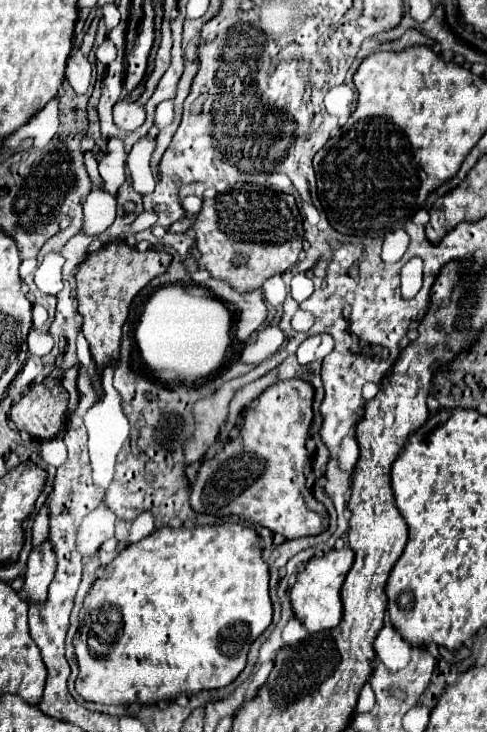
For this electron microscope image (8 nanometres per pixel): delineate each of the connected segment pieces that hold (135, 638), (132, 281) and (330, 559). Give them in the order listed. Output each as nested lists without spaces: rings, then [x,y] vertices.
[[[236,523],[230,525],[204,525],[204,527],[160,527],[146,539],[128,545],[110,565],[106,565],[102,577],[90,587],[82,611],[80,611],[80,627],[74,637],[76,661],[80,667],[76,679],[76,691],[86,701],[96,701],[104,705],[120,705],[120,703],[158,703],[158,701],[174,701],[178,693],[198,693],[202,689],[218,689],[232,683],[246,665],[246,655],[252,641],[266,631],[272,623],[272,603],[268,597],[268,579],[270,569],[262,559],[260,537],[252,527],[242,527]]]
[[[114,241],[110,245],[104,245],[98,253],[88,255],[86,261],[78,265],[78,273],[76,273],[78,313],[84,317],[82,333],[90,343],[90,351],[96,361],[96,369],[100,377],[104,375],[104,369],[110,363],[116,363],[120,359],[122,327],[128,319],[128,309],[134,297],[154,277],[166,273],[168,265],[170,265],[168,253],[158,253],[152,249],[140,253],[134,247],[126,245],[124,241]]]
[[[346,545],[340,551],[332,549],[326,555],[312,557],[304,571],[298,573],[294,587],[290,589],[290,603],[296,619],[308,629],[308,631],[324,631],[332,629],[342,619],[342,601],[340,601],[340,587],[344,583],[346,573],[350,571],[354,561],[352,549]]]

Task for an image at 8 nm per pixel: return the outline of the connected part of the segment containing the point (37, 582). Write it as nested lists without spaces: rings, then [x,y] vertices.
[[[46,541],[40,549],[34,549],[30,553],[28,565],[26,565],[26,581],[24,581],[24,597],[34,603],[34,605],[42,605],[46,603],[48,597],[48,585],[54,577],[54,567],[56,567],[56,559],[52,553],[50,543]]]

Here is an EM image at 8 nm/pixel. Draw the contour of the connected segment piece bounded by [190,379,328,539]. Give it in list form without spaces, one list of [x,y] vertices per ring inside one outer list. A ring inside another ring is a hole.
[[[302,379],[292,381],[278,381],[272,387],[264,389],[262,395],[248,407],[244,425],[240,435],[226,443],[220,453],[216,453],[210,461],[204,461],[196,481],[192,485],[190,505],[198,513],[214,515],[214,517],[228,517],[238,515],[250,523],[262,525],[272,533],[280,533],[286,539],[296,539],[304,535],[318,535],[328,529],[328,511],[322,503],[318,503],[312,491],[306,487],[304,469],[310,459],[306,449],[306,439],[312,425],[312,399],[314,387]]]

